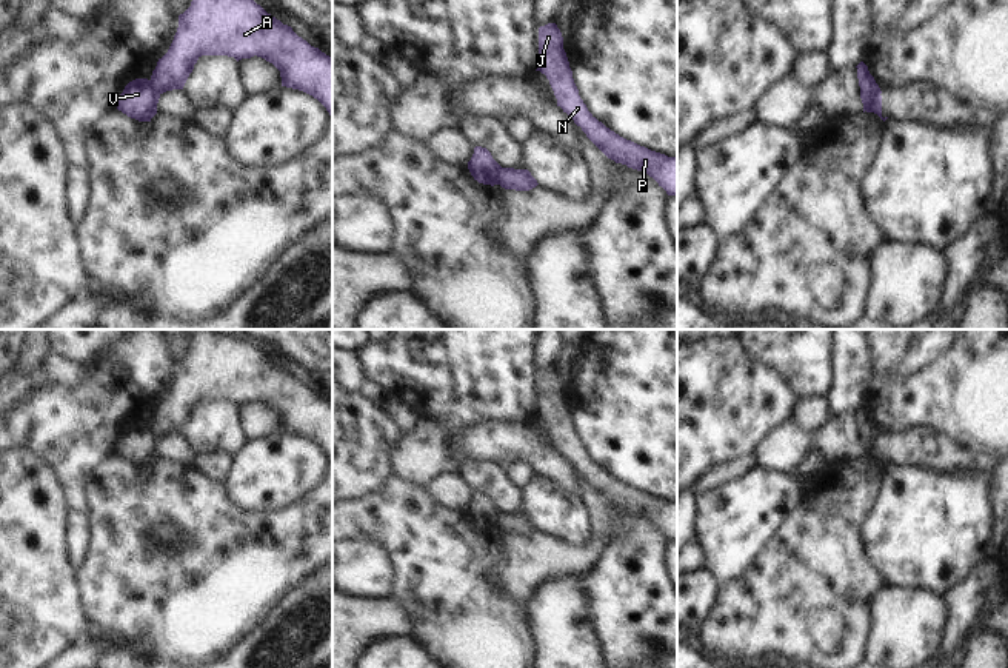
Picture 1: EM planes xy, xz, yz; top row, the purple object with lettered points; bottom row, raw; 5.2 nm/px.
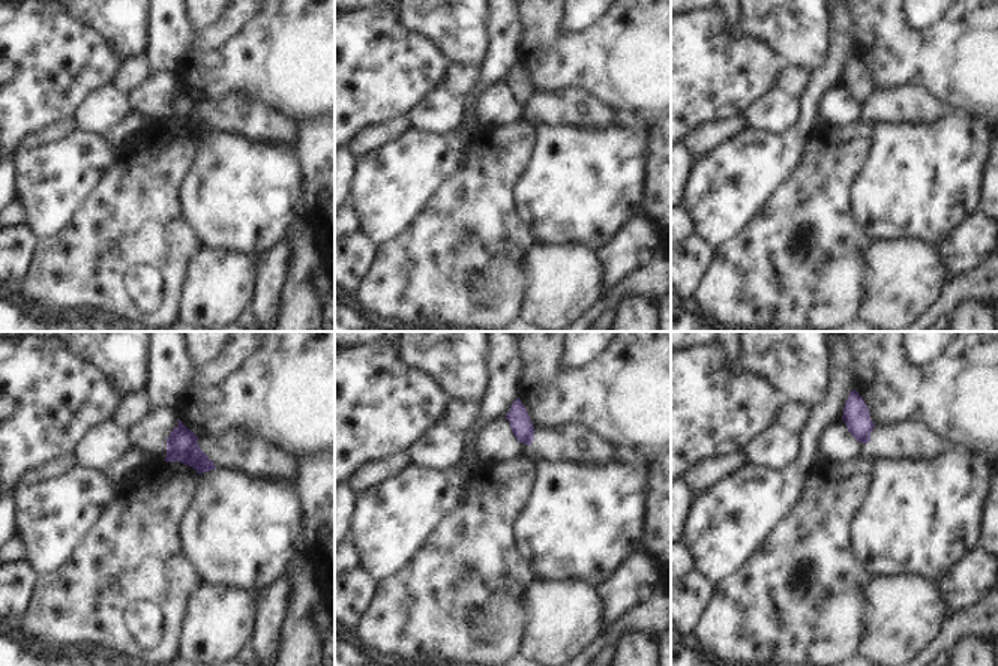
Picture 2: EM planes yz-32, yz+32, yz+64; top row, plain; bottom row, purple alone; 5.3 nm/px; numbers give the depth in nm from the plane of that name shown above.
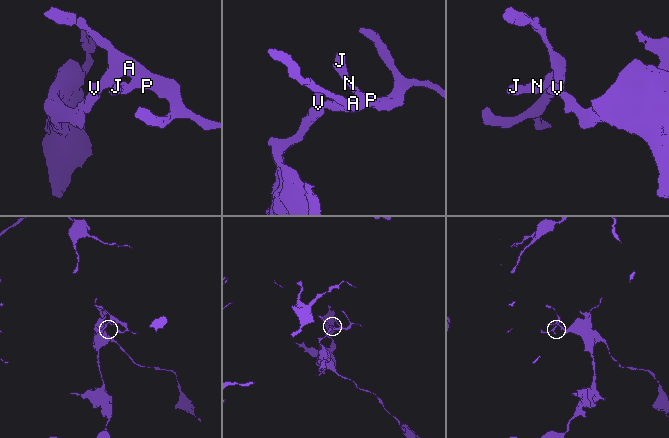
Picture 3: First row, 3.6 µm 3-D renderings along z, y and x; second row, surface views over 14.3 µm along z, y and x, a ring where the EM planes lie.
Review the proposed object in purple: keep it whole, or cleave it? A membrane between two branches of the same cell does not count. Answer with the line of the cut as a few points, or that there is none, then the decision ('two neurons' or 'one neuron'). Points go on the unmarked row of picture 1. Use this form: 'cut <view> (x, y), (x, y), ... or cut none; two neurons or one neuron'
cut yz (861, 433), (879, 439); two neurons

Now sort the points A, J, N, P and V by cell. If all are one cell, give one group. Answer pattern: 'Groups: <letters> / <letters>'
Groups: A J N P / V

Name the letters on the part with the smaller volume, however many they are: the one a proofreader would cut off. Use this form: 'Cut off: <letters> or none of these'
Cut off: A, J, N, P

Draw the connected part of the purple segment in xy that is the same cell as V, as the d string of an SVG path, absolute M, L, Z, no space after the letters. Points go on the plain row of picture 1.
M148 423L129 426L118 442L117 454L139 466L151 466L157 459L160 437Z

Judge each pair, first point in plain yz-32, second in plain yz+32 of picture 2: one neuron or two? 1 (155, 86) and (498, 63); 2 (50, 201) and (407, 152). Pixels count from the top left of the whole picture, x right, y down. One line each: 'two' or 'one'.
1: two
2: one

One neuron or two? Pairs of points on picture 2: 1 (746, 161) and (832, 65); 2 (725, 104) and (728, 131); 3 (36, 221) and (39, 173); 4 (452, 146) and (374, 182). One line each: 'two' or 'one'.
1: one
2: two
3: one
4: one

